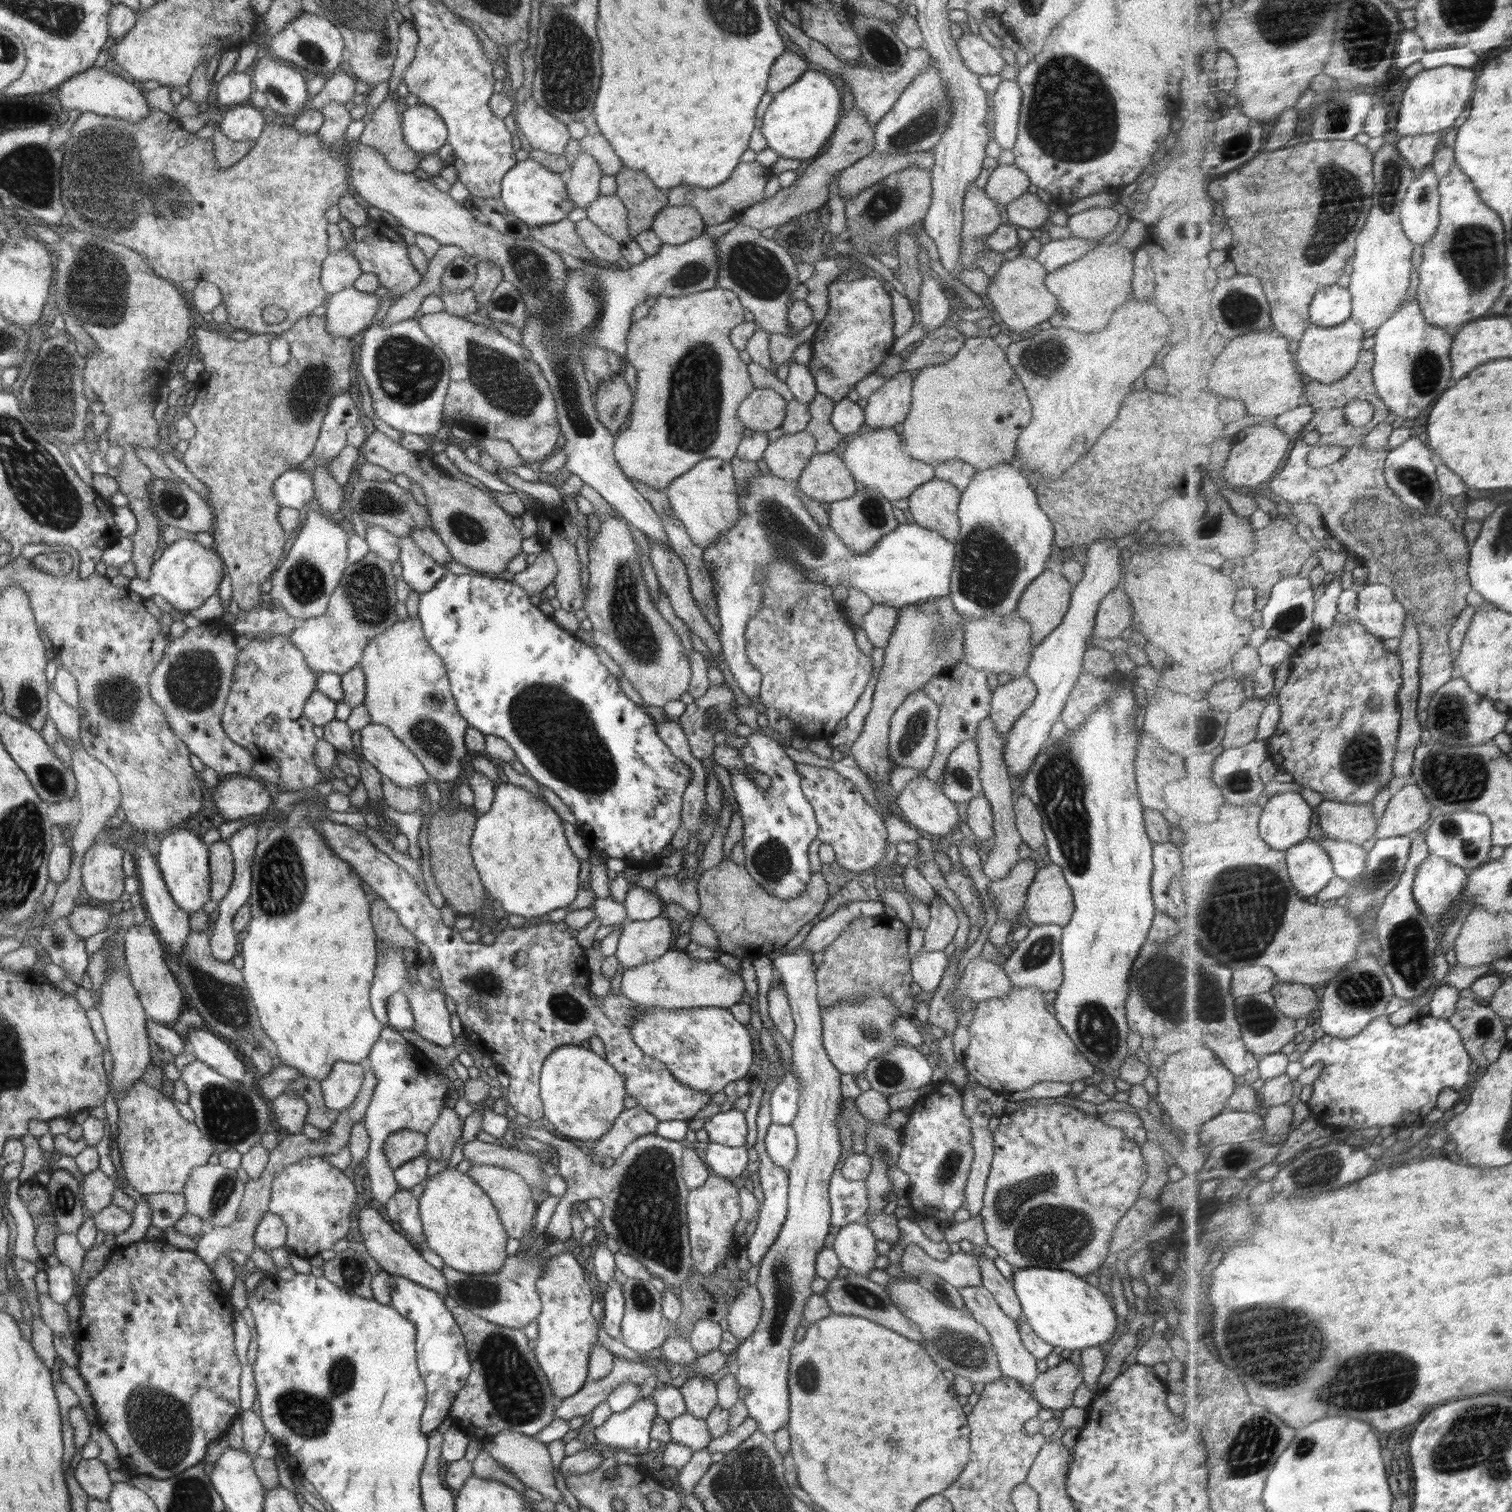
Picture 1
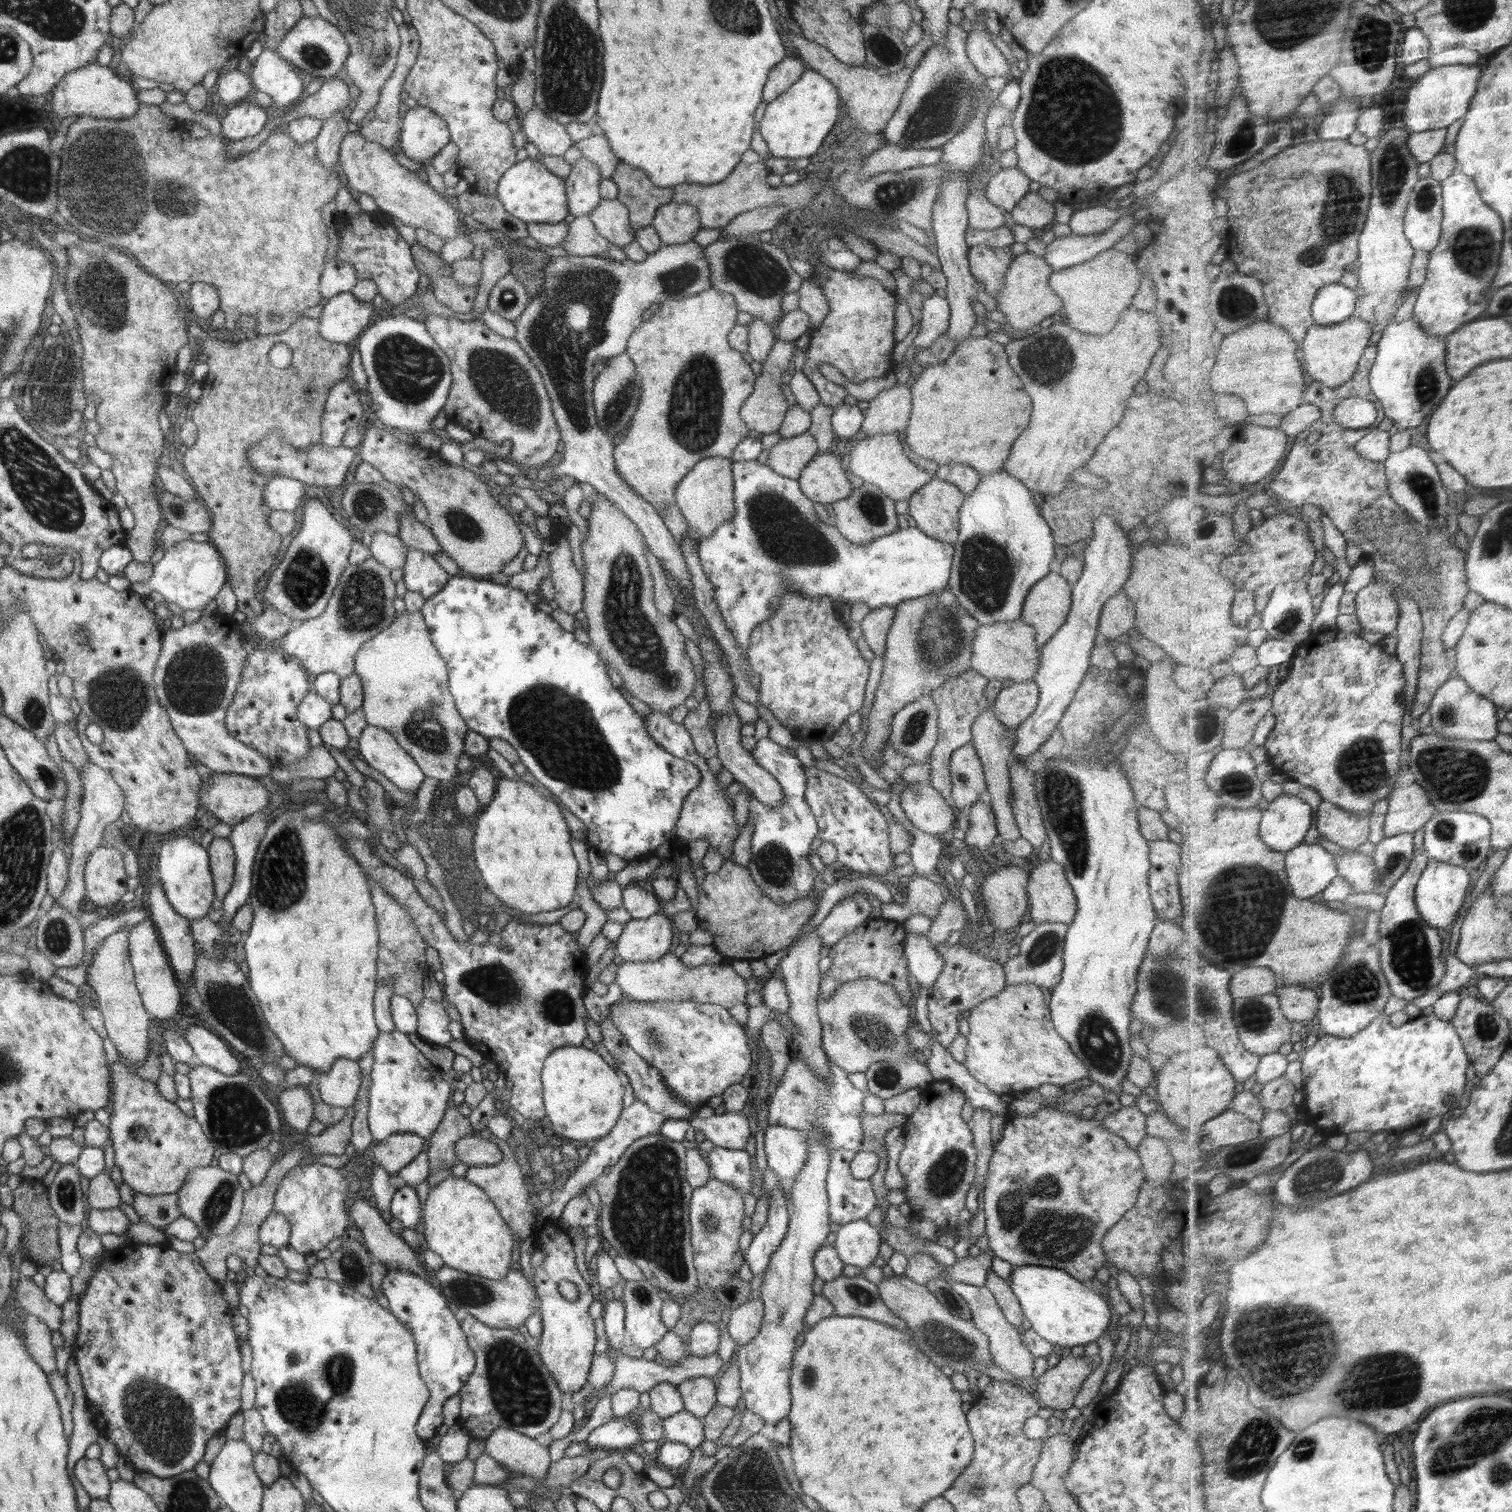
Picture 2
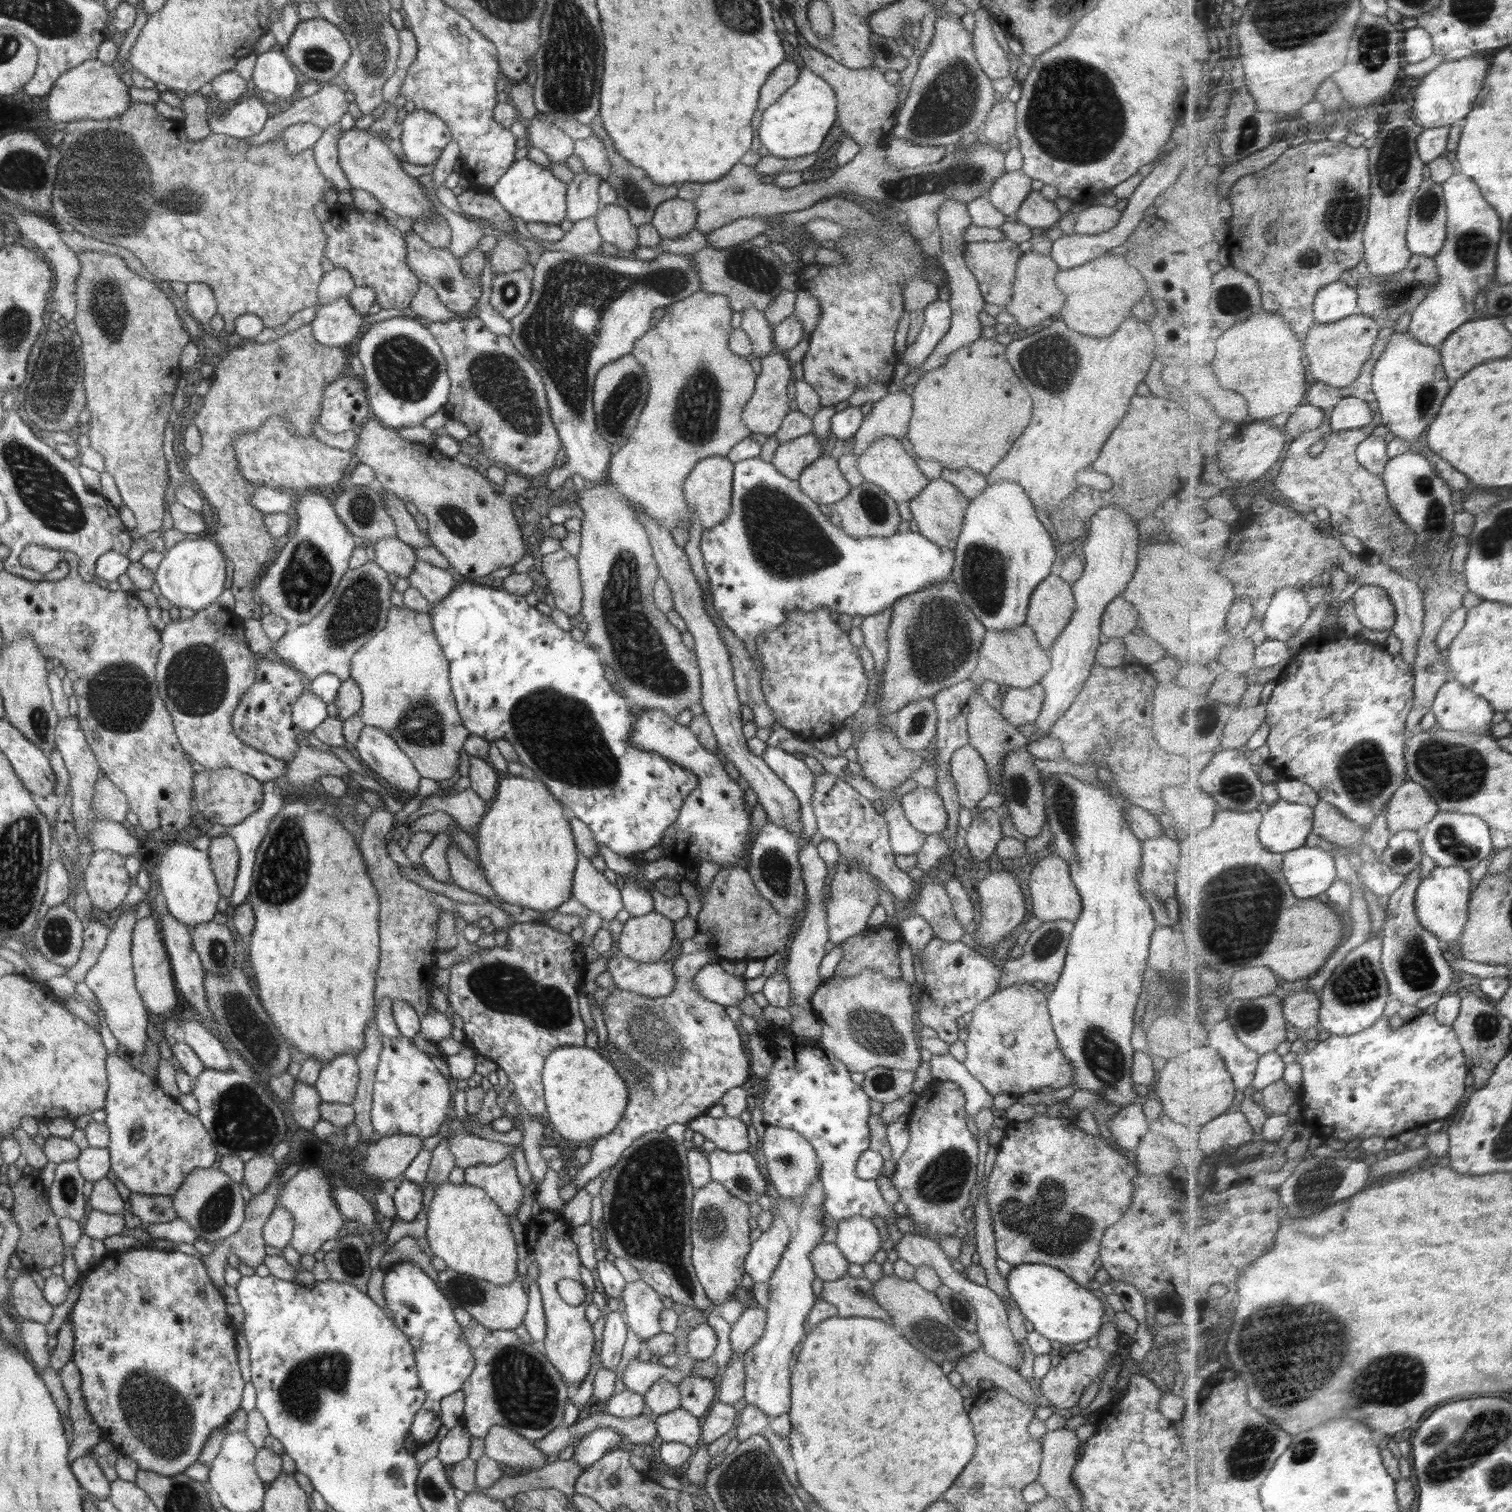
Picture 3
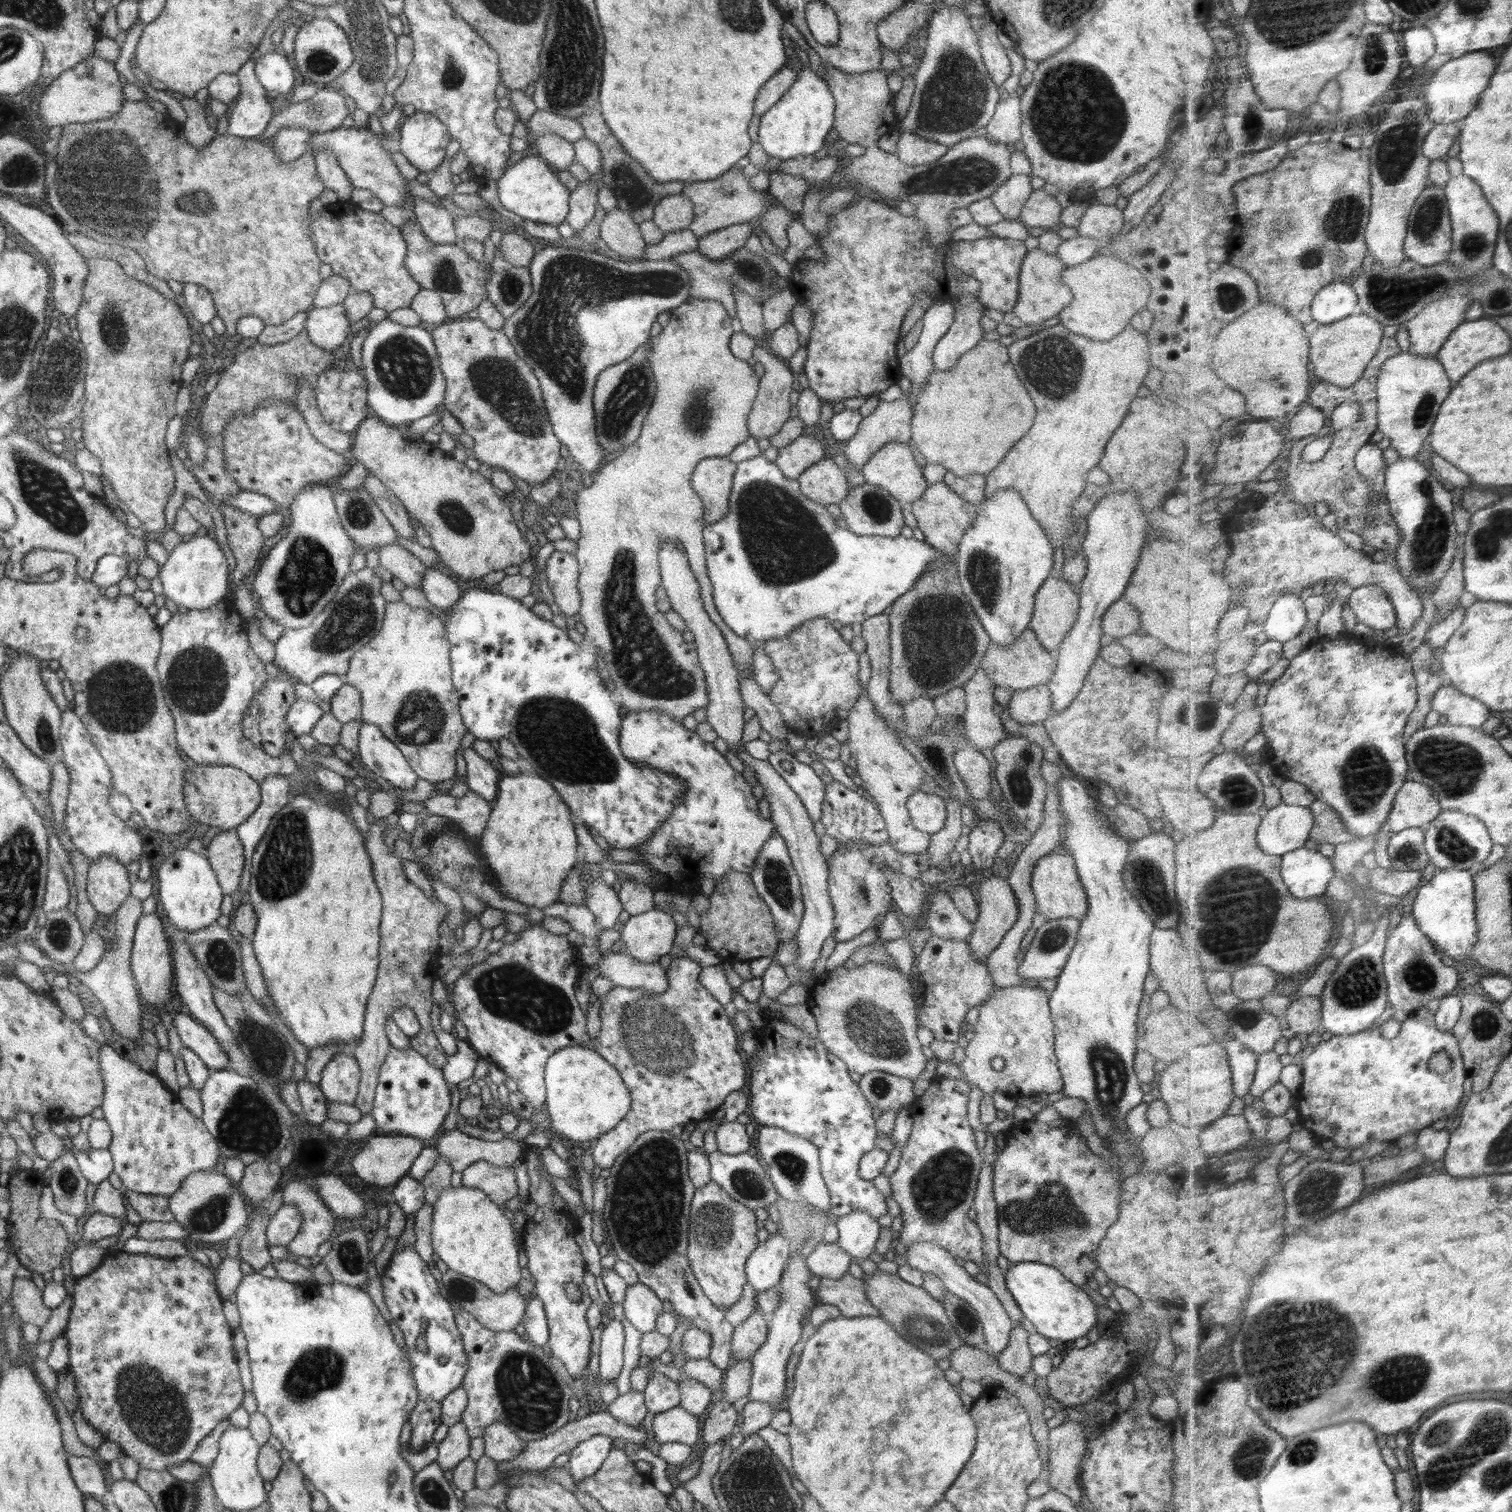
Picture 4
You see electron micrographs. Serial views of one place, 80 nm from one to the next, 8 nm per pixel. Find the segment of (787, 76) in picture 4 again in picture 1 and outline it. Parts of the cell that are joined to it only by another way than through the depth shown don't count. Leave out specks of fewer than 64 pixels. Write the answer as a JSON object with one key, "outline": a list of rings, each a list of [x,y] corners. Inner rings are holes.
{"outline":[[[784,51],[770,69],[767,90],[772,94],[784,90],[808,70],[808,64],[797,53]]]}

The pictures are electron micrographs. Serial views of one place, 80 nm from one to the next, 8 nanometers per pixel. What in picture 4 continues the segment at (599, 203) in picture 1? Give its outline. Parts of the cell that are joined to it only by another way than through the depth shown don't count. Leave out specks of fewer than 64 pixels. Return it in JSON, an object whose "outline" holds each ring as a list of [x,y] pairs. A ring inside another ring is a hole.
{"outline":[[[619,208],[605,211],[599,225],[599,237],[612,252],[629,260],[644,258],[646,241],[642,238],[639,224],[627,212]]]}

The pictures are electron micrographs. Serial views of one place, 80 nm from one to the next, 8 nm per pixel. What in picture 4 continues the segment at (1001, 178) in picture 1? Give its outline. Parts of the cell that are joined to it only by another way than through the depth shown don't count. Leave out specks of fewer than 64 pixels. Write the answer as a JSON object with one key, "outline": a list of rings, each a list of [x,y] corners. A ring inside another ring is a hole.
{"outline":[[[1018,174],[1008,178],[991,199],[993,205],[1003,214],[1005,219],[1019,221],[1022,207],[1033,191],[1030,184],[1031,176]]]}

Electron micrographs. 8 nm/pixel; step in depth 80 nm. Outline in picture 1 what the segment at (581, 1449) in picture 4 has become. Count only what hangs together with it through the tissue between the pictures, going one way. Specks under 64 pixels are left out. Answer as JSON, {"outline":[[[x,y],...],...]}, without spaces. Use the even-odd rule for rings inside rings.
{"outline":[[[652,1396],[639,1398],[626,1411],[613,1413],[604,1424],[596,1427],[594,1436],[601,1447],[634,1451],[644,1458],[649,1453],[651,1428],[658,1417]]]}

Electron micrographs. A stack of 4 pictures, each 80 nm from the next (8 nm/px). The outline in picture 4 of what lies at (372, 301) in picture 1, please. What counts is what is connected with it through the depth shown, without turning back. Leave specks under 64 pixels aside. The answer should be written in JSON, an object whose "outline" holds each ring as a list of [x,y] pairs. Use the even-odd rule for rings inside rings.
{"outline":[[[340,303],[308,310],[303,330],[316,346],[333,351],[350,335],[350,325],[343,303]]]}

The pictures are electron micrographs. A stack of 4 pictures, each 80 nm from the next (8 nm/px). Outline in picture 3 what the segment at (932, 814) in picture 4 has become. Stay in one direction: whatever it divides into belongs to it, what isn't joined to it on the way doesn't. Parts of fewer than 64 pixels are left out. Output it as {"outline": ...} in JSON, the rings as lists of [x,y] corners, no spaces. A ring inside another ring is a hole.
{"outline":[[[919,787],[900,796],[901,805],[910,824],[924,834],[940,834],[948,822],[942,797],[937,791]]]}

